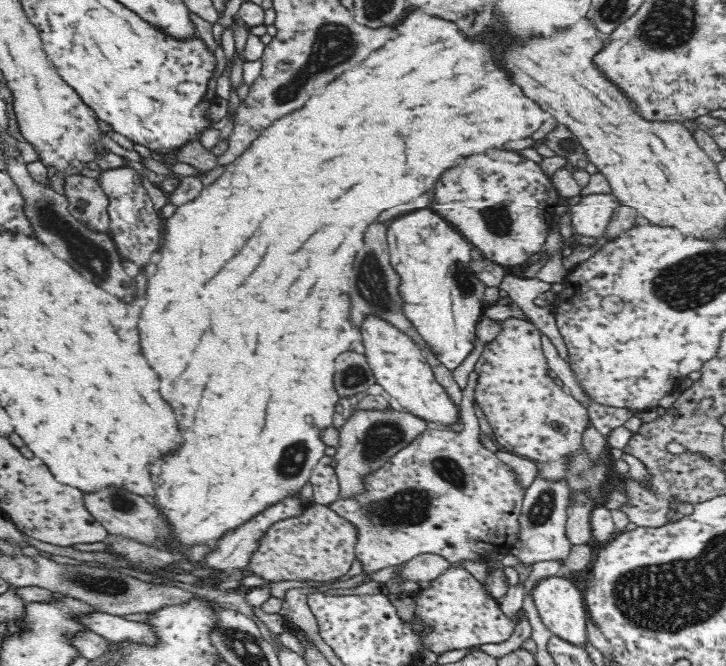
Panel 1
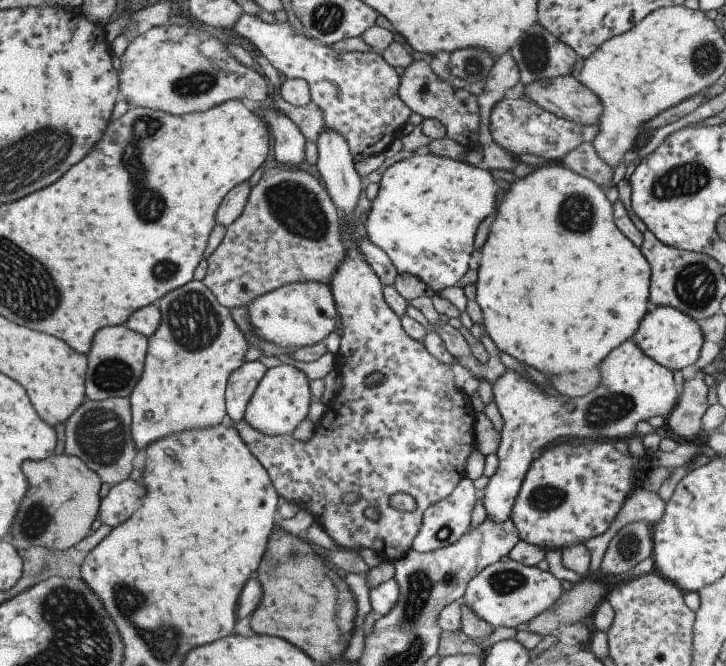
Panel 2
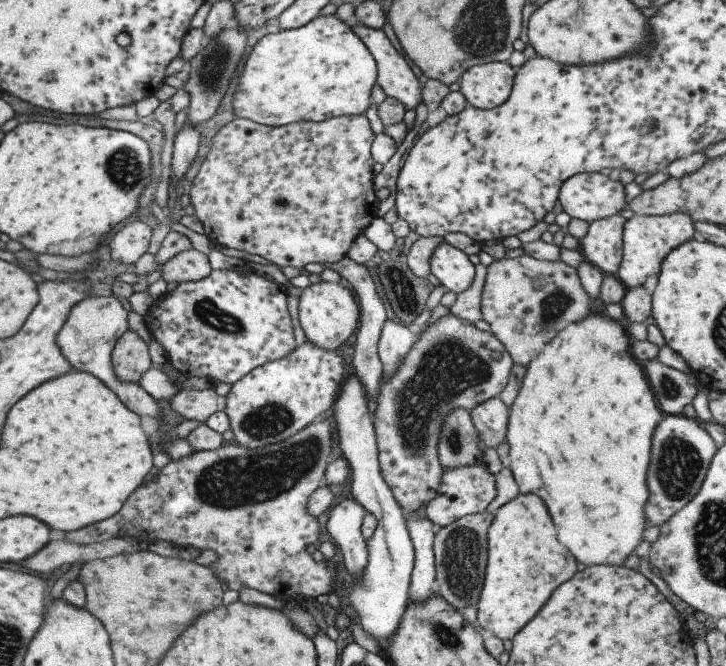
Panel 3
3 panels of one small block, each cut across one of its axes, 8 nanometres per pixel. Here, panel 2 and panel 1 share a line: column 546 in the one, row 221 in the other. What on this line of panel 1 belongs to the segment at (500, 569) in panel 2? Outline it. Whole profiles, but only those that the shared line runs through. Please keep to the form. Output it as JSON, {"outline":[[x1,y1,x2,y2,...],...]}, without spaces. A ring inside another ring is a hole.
{"outline":[[597,193,584,196,572,206,572,227,577,234,598,239,603,236,612,213,622,204,614,193]]}

